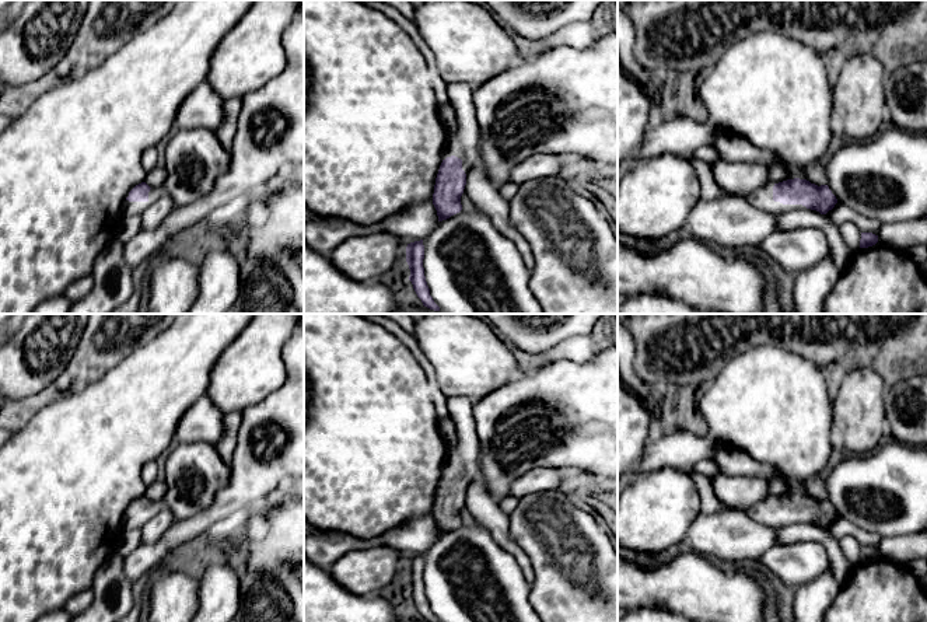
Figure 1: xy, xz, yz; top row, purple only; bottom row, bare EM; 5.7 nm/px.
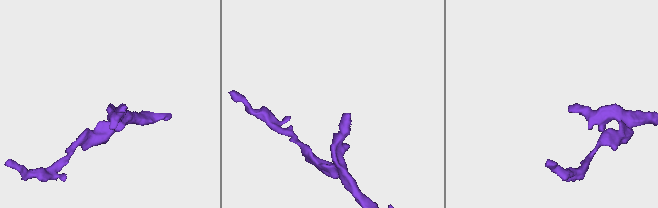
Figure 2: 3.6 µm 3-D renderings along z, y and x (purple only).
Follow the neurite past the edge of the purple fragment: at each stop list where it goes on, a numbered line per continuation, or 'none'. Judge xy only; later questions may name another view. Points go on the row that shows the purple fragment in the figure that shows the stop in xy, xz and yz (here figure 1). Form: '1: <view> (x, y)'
1: xy (129, 208)

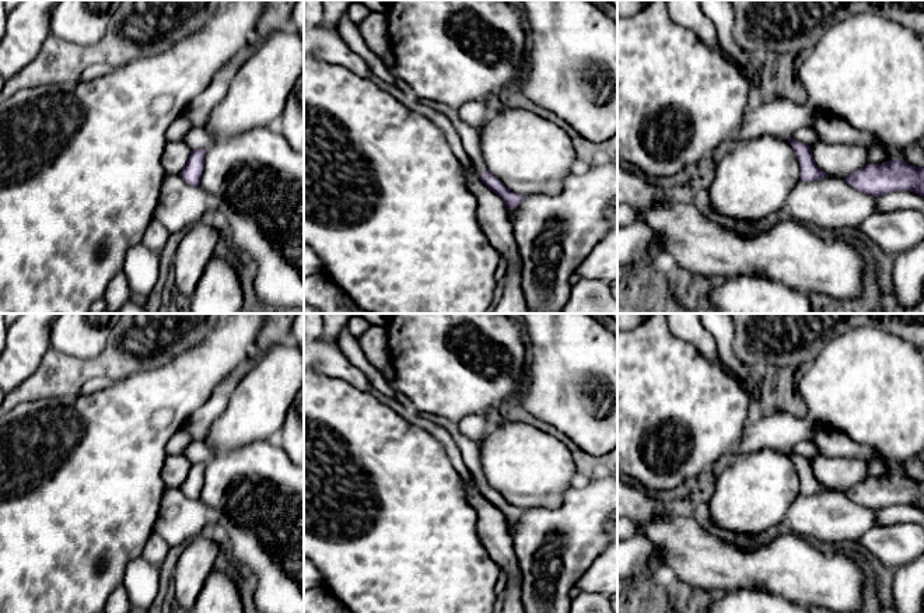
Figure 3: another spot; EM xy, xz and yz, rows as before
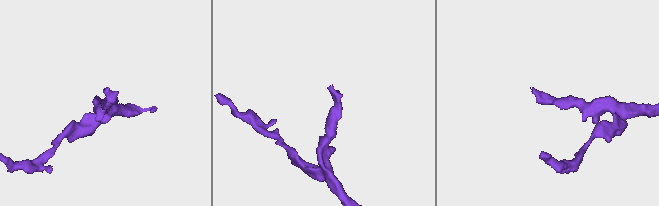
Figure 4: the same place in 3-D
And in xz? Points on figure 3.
1: xz (471, 139)

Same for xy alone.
none

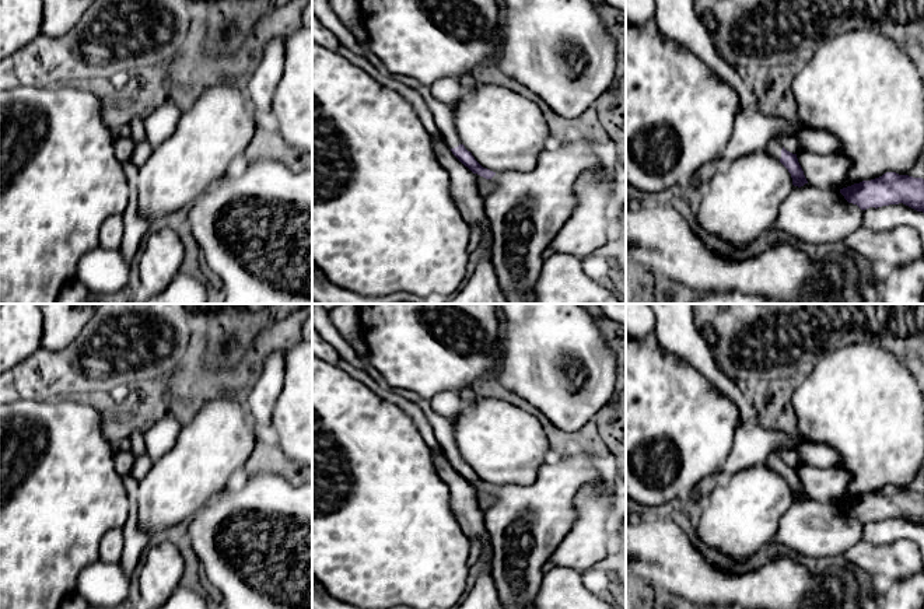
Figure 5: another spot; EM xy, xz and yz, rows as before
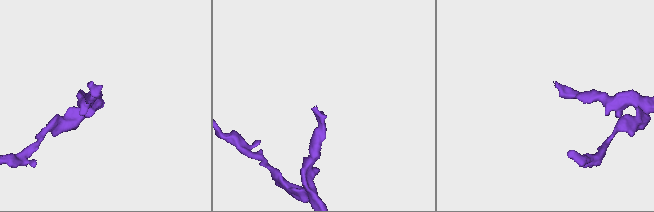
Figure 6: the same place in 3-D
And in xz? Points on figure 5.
1: xz (443, 115)

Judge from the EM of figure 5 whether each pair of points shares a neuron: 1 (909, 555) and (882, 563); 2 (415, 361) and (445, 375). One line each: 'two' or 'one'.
1: one
2: one

